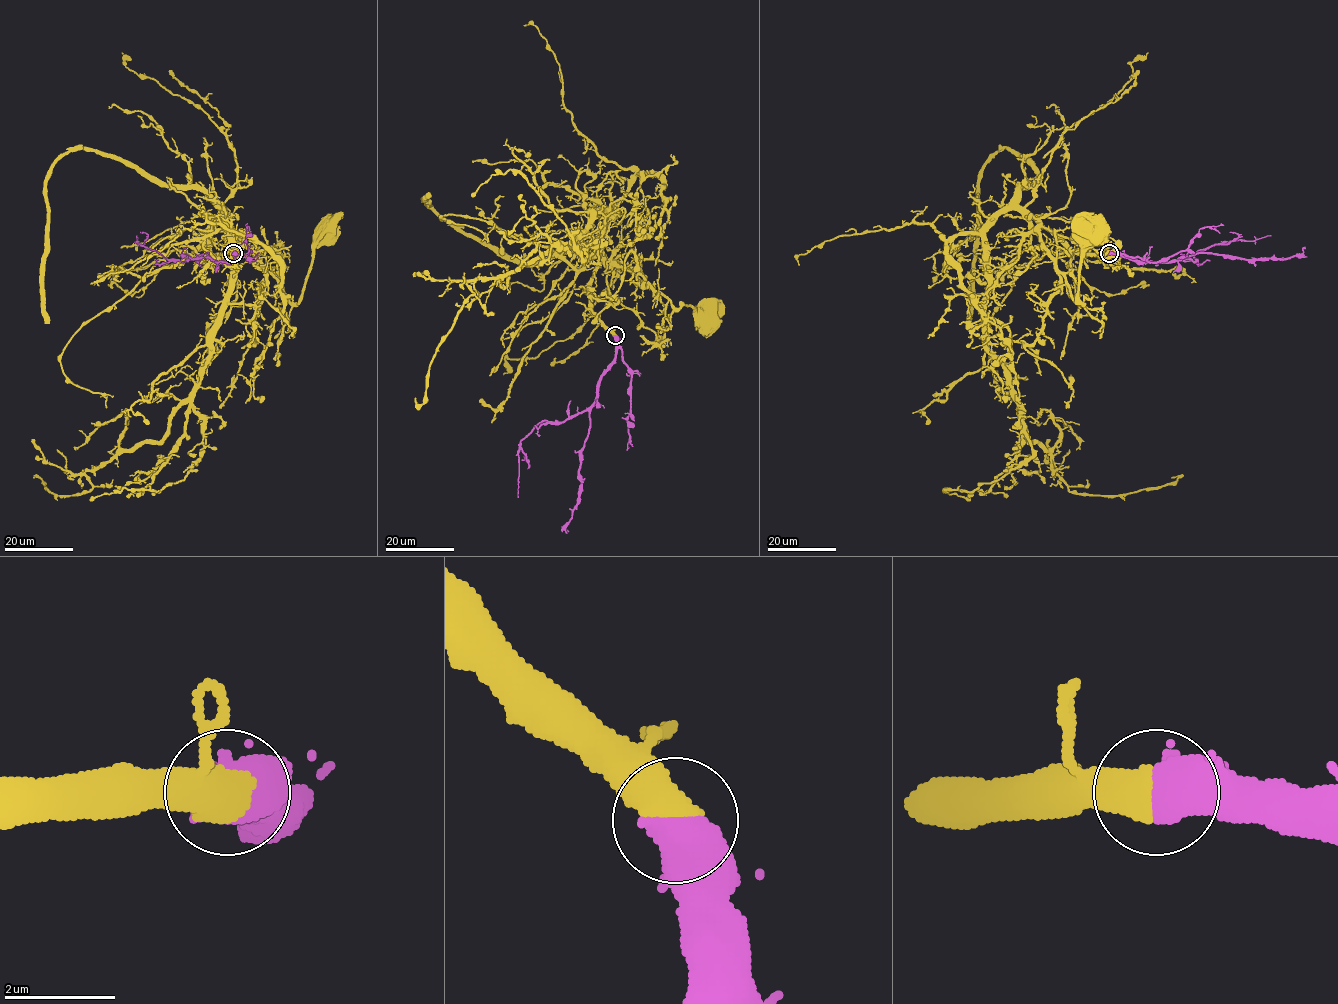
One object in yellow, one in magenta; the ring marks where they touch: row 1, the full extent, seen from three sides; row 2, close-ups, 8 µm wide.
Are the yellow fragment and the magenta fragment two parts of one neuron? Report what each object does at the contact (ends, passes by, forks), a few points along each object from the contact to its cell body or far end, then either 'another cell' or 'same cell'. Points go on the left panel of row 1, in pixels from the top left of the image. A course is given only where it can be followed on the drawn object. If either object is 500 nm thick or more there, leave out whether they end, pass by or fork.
yellow runs (233, 253), (210, 252), (210, 232), (221, 220), (294, 303), (301, 296), (312, 248), (324, 238), (324, 233); magenta runs (233, 253), (232, 259), (217, 262), (206, 257), (184, 261), (165, 259), (156, 250), (139, 244), (137, 235); same cell

